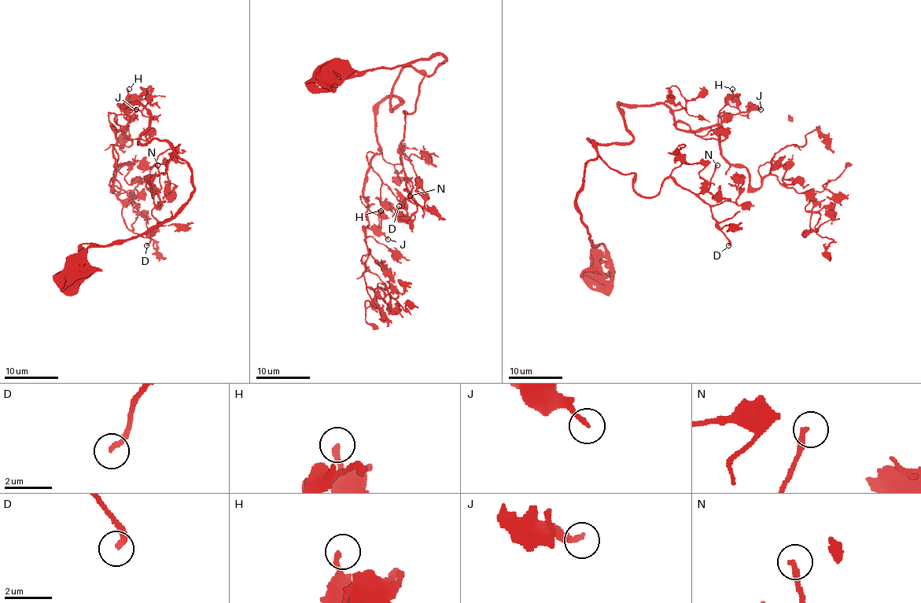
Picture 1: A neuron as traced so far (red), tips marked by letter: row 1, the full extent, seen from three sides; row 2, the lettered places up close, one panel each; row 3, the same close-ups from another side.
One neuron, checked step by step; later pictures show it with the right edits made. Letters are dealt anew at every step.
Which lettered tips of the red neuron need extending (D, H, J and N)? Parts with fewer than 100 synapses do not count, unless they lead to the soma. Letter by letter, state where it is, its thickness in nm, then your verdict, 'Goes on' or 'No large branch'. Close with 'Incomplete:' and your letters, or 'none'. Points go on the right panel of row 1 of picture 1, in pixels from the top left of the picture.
D: Place: (728, 245). Thickness 220 nm. Goes on
H: Place: (732, 89). Thickness 240 nm. No large branch
J: Place: (760, 109). Thickness 220 nm. No large branch
N: Place: (717, 165). Thickness 200 nm. No large branch
Incomplete: D

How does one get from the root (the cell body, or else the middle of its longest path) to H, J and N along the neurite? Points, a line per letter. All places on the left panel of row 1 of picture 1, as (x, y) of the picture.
H: (131, 105), (123, 105), (127, 123), (121, 130), (114, 130), (108, 112), (131, 111), (129, 89)
J: (131, 105), (123, 105), (127, 123), (121, 130), (114, 130), (108, 112), (127, 114), (129, 108), (136, 109)
N: (131, 105), (151, 116), (138, 142), (159, 138), (172, 150), (152, 196), (146, 178), (157, 193), (157, 165)

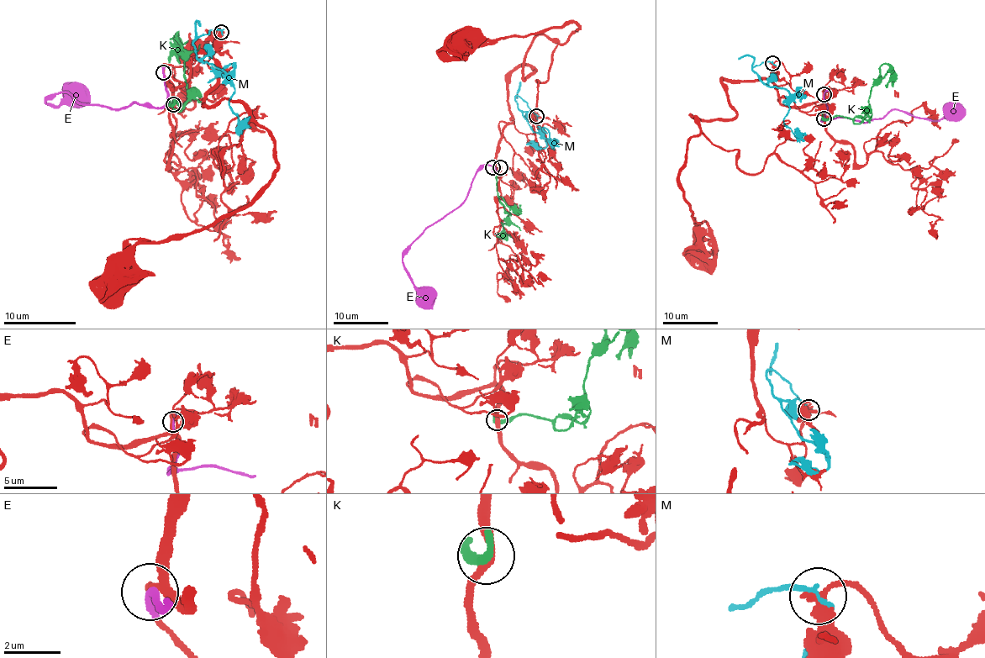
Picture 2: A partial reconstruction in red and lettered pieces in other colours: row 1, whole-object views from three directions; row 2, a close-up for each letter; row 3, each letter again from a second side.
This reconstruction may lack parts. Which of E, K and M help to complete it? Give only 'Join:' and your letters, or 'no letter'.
Join: K

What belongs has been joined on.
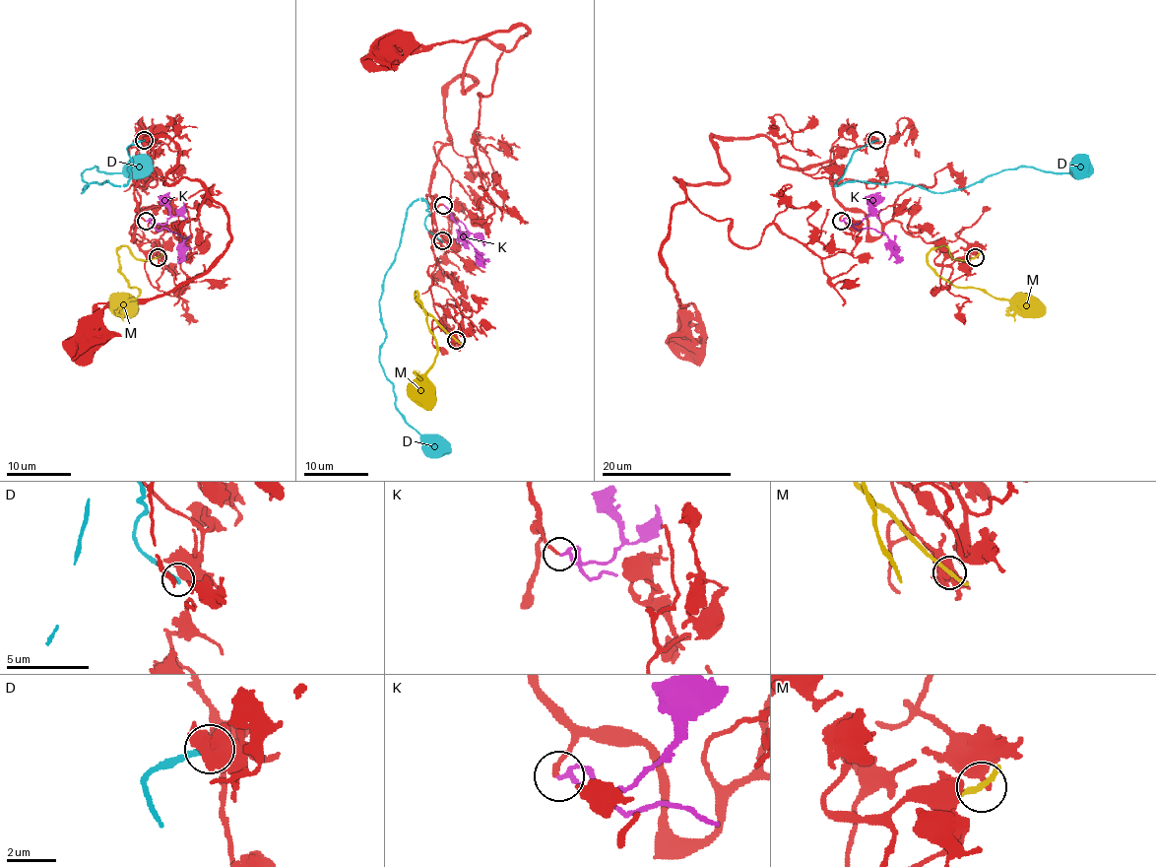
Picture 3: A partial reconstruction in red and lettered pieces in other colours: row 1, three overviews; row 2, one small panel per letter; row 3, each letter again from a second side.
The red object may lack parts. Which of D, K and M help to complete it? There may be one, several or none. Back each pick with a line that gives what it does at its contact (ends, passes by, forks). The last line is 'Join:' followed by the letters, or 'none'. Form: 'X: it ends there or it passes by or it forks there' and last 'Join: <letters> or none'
K: it passes by
Join: K

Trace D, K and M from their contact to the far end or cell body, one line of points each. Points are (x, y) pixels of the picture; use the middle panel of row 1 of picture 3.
D: (441, 241), (425, 224), (428, 205), (416, 201), (383, 282), (386, 339), (380, 360), (396, 410), (451, 452)
K: (443, 205), (464, 236), (481, 252), (478, 261), (476, 257)
M: (456, 340), (423, 309), (417, 292), (417, 300), (423, 307), (436, 345), (436, 355), (426, 374), (430, 410)

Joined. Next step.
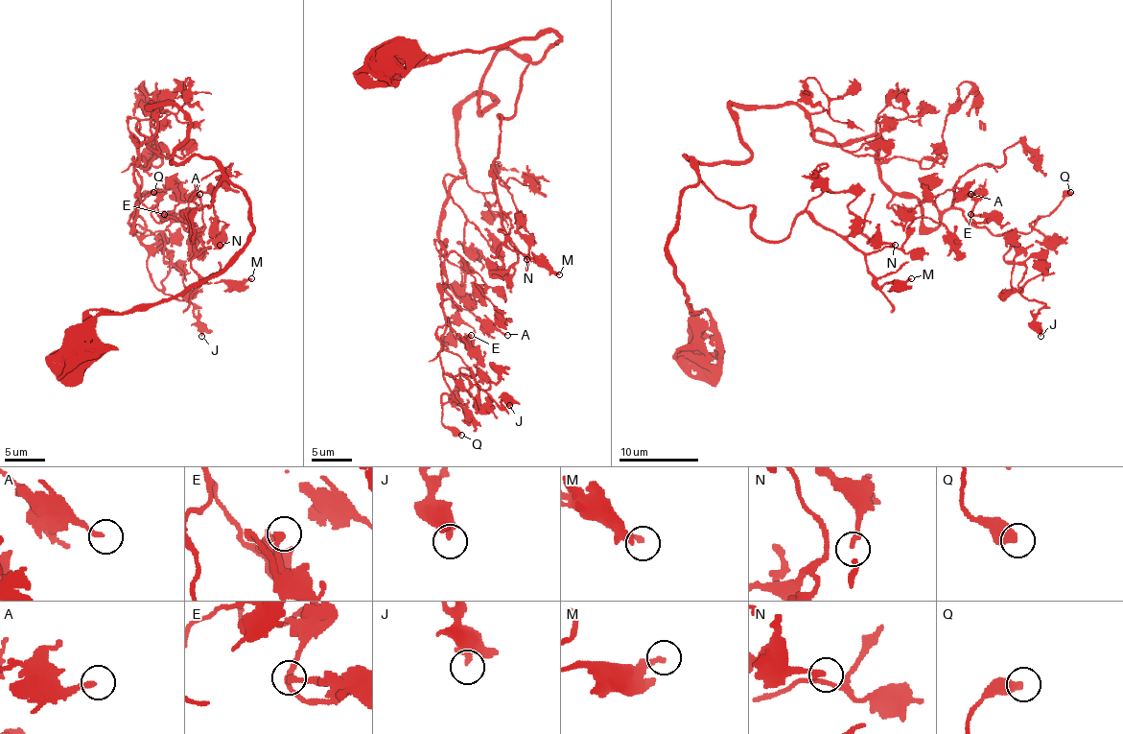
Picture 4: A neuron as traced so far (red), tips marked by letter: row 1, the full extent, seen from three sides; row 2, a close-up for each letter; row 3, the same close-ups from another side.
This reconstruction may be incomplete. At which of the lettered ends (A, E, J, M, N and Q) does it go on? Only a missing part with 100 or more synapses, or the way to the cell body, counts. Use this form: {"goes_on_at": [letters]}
{"goes_on_at": []}

